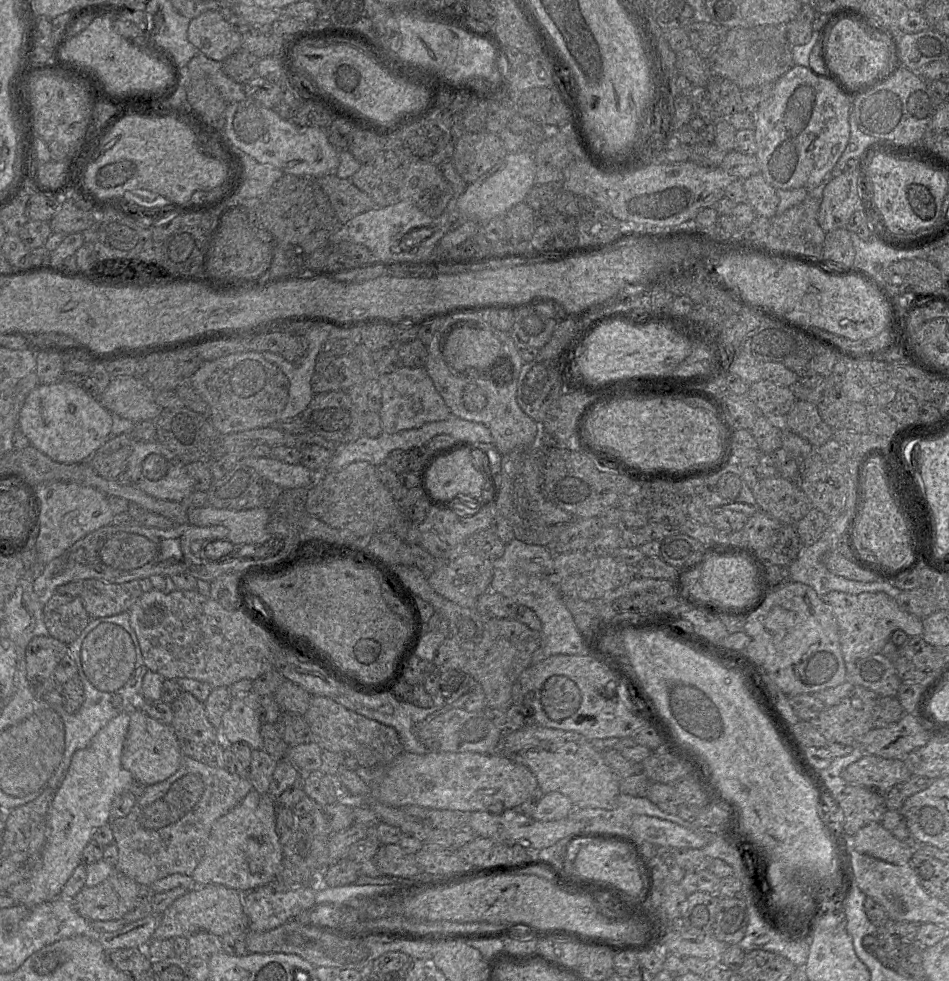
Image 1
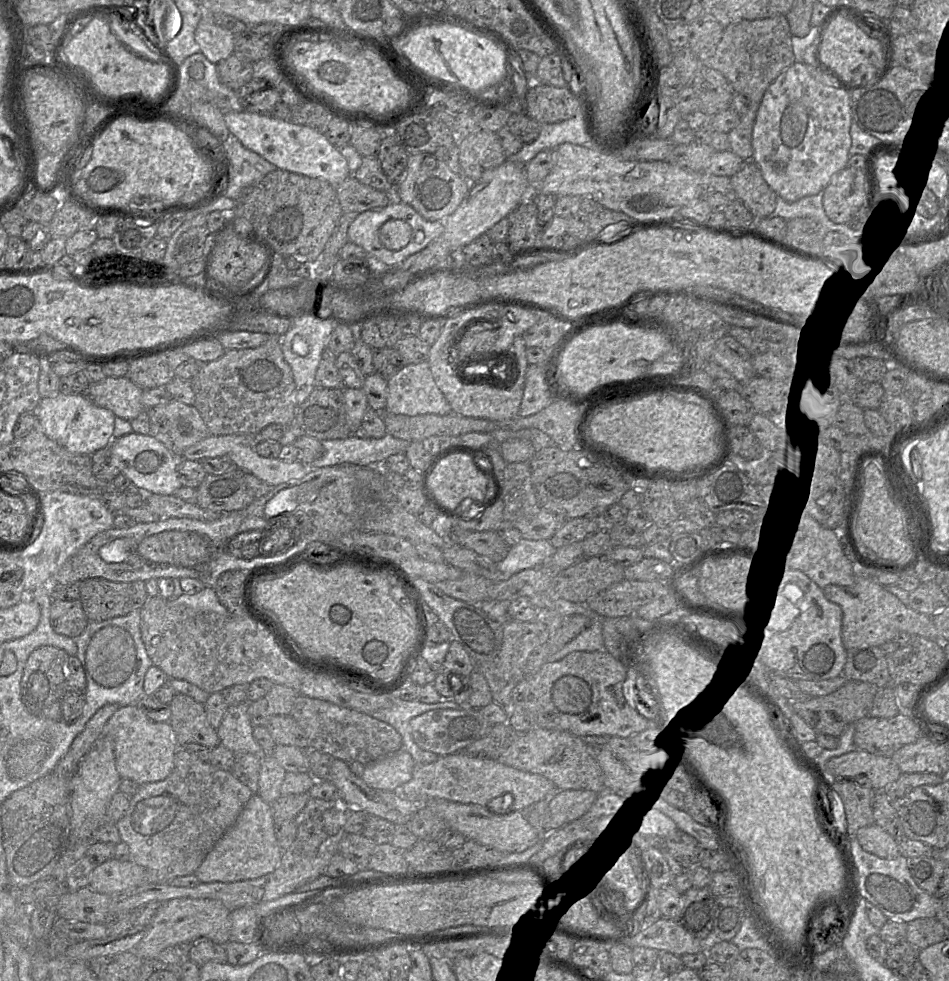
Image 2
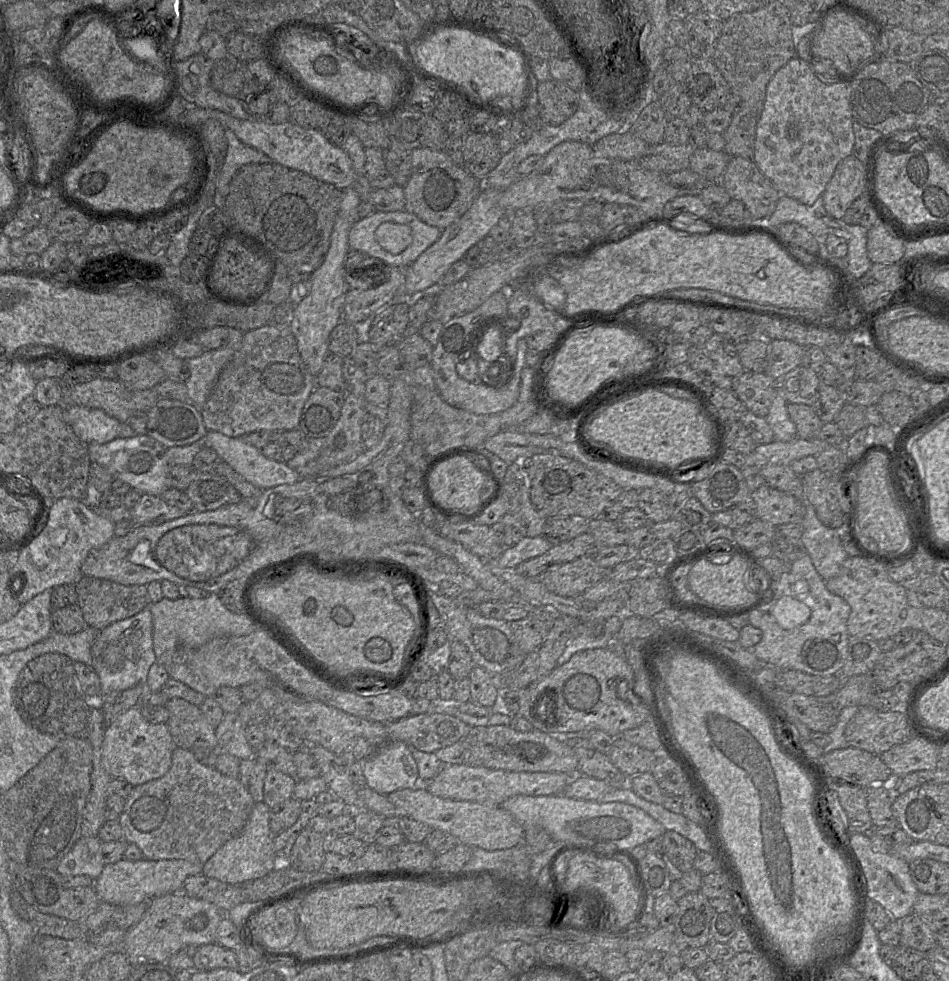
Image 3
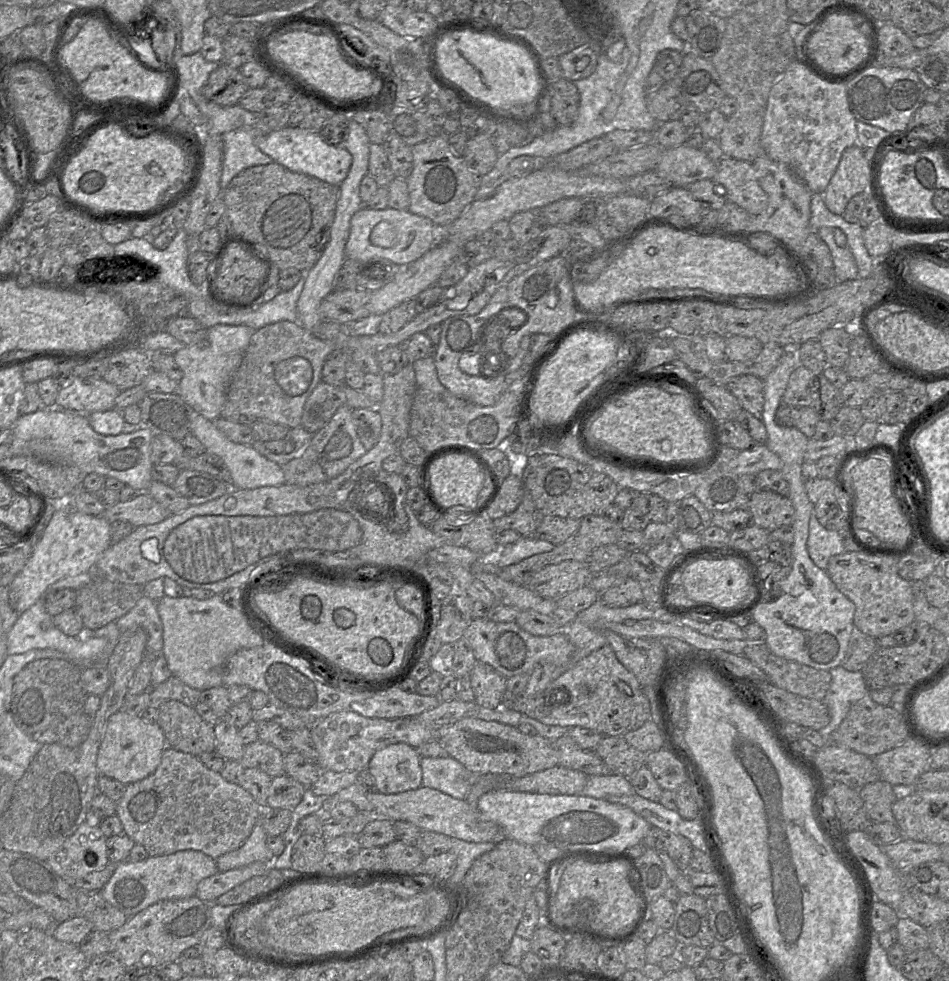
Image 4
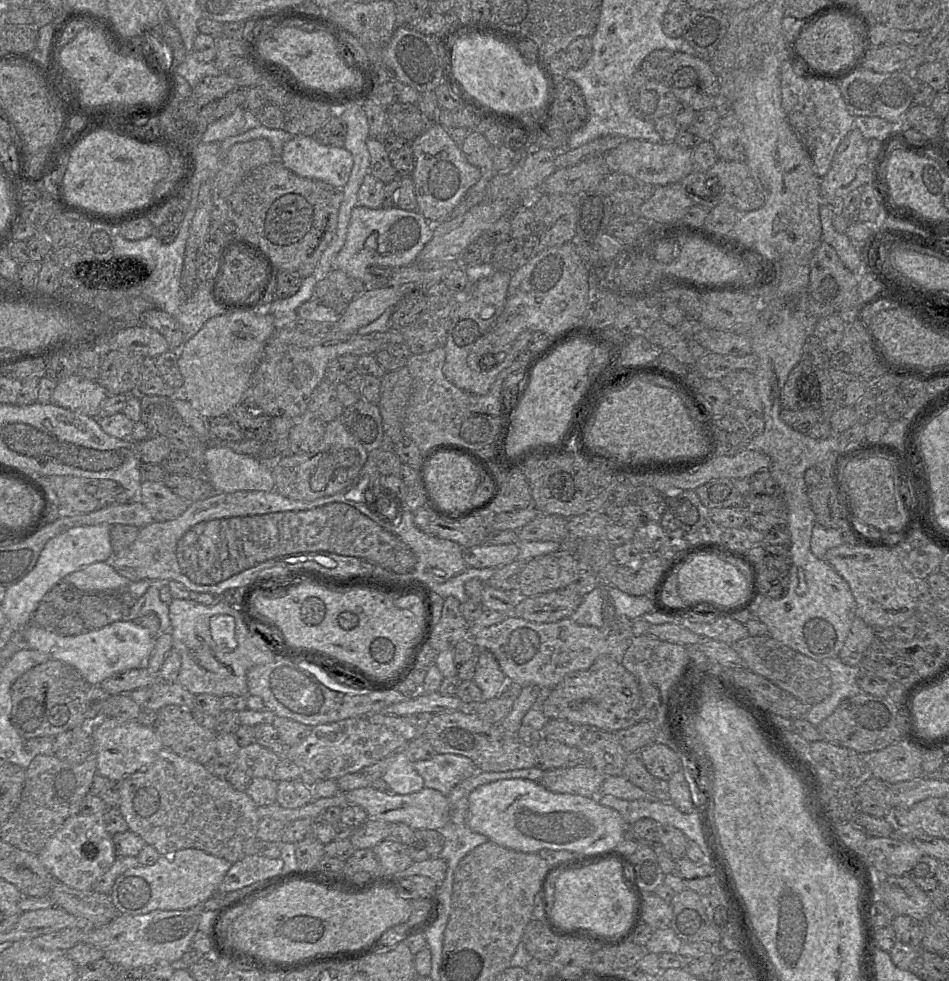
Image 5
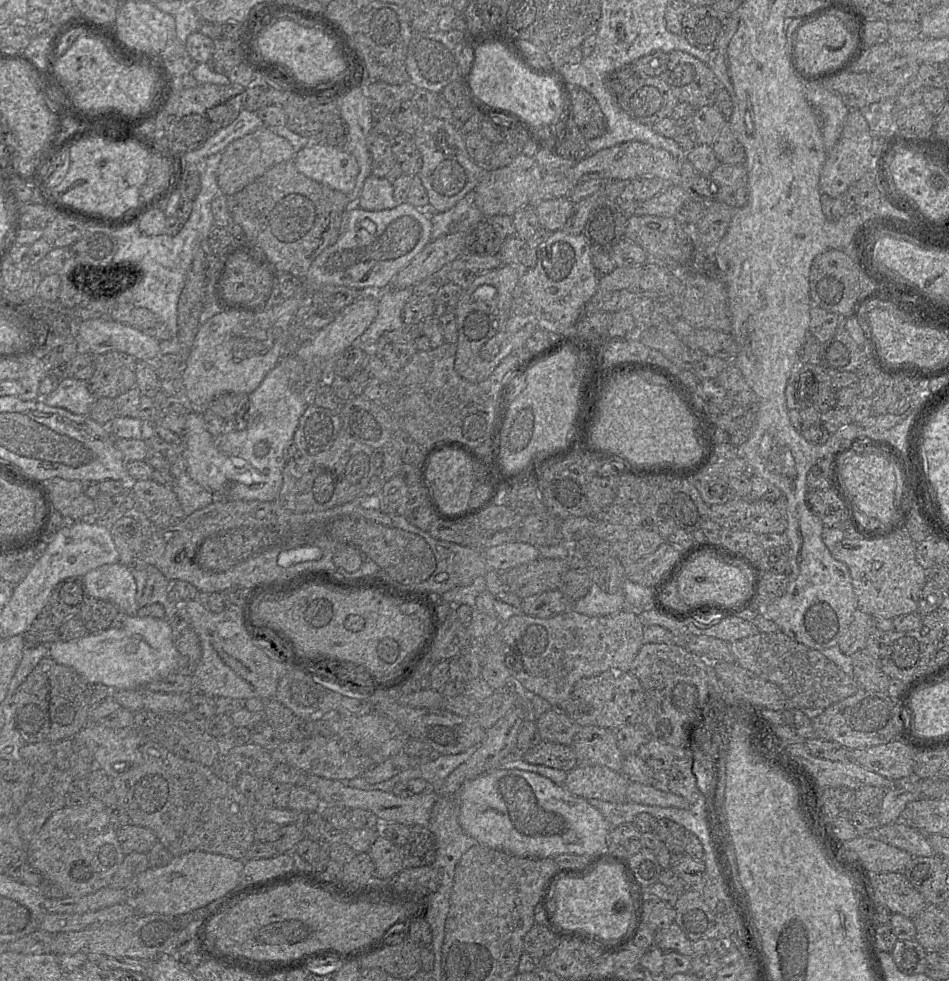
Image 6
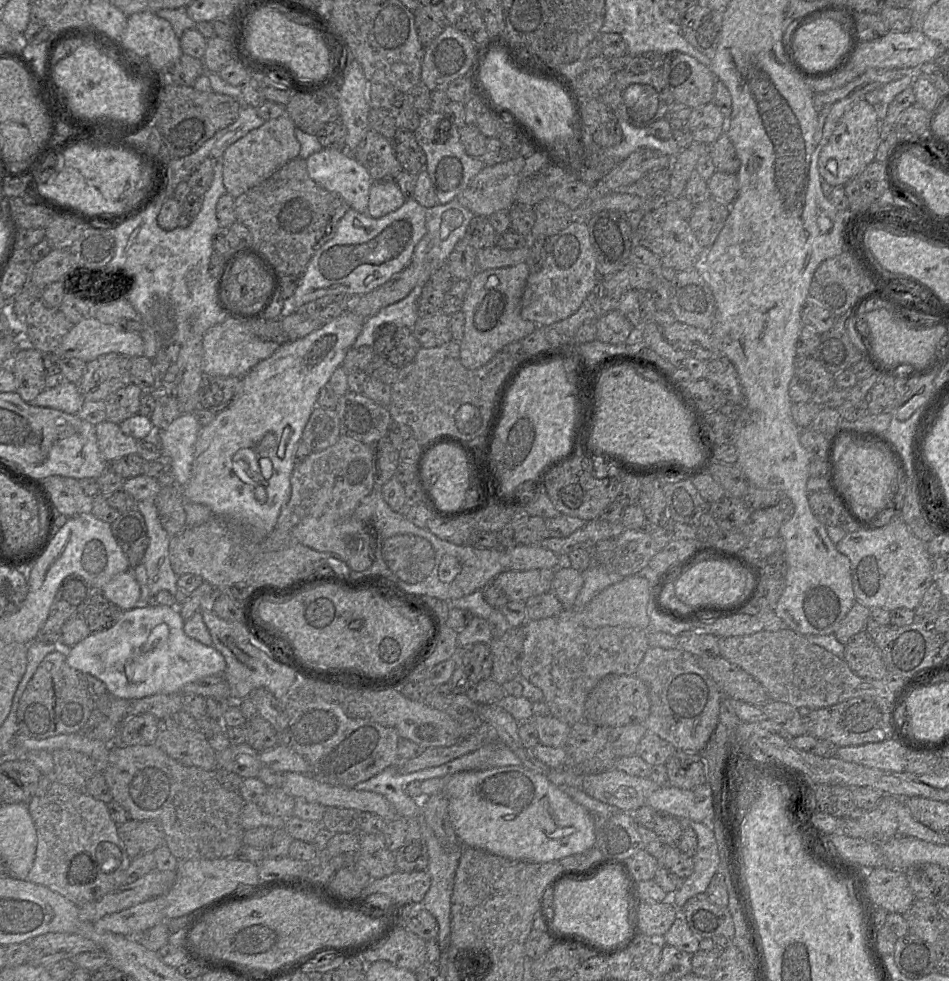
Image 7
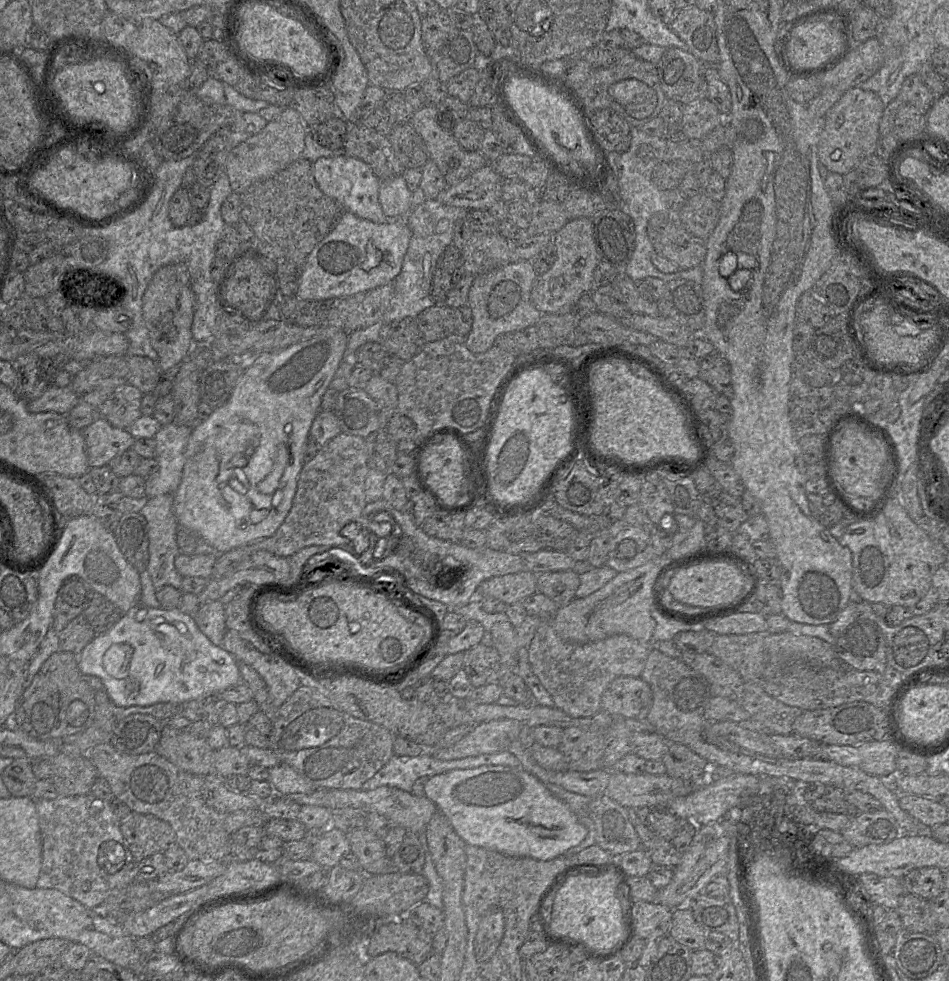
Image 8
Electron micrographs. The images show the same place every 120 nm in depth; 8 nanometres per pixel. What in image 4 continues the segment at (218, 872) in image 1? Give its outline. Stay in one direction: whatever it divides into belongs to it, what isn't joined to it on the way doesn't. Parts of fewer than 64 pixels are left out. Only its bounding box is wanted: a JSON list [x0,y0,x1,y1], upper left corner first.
[216,817,275,872]

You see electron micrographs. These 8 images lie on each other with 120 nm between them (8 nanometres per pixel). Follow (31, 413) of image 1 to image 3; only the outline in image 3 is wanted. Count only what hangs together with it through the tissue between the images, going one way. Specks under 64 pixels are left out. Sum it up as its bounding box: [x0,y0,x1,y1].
[63,406,120,444]

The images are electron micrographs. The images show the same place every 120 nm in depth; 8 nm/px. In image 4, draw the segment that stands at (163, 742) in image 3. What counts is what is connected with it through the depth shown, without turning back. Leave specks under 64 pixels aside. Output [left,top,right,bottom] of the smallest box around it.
[97,710,166,785]

